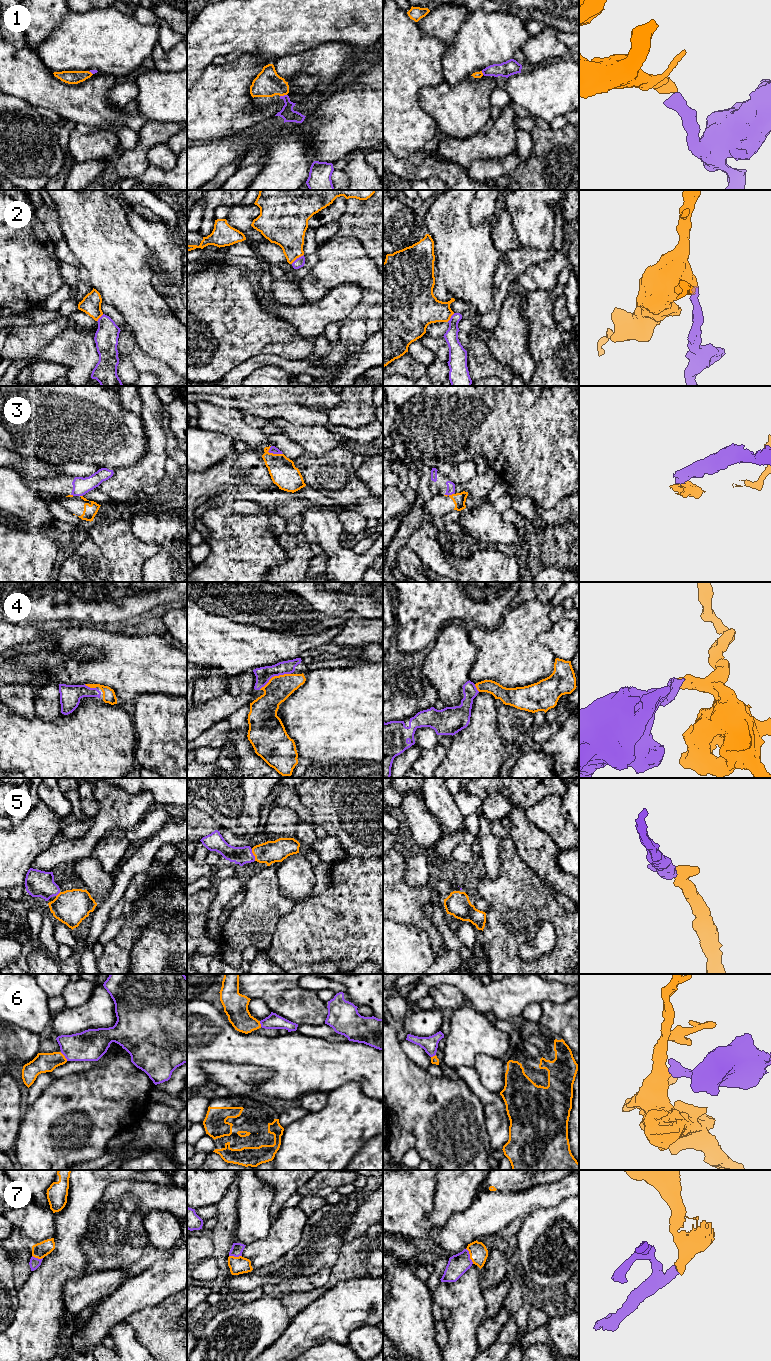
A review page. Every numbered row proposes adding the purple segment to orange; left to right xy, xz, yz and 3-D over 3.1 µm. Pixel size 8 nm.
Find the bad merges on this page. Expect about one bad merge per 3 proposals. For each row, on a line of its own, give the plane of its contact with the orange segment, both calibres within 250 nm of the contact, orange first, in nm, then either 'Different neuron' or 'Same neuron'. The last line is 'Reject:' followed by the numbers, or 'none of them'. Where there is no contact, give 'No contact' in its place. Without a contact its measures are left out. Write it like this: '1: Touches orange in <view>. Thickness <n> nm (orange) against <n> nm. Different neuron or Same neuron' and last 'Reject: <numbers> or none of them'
1: Touches orange in xz. Thickness 220 nm (orange) against 110 nm. Same neuron
2: Touches orange in xz. Thickness 300 nm (orange) against 80 nm. Same neuron
3: Touches orange in xz. Thickness 220 nm (orange) against 60 nm. Different neuron
4: Touches orange in xz. Thickness 200 nm (orange) against 130 nm. Same neuron
5: Touches orange in xz. Thickness 180 nm (orange) against 140 nm. Same neuron
6: Touches orange in xy. Thickness 160 nm (orange) against 260 nm. Same neuron
7: Touches orange in yz. Thickness 150 nm (orange) against 170 nm. Same neuron
Reject: 3

